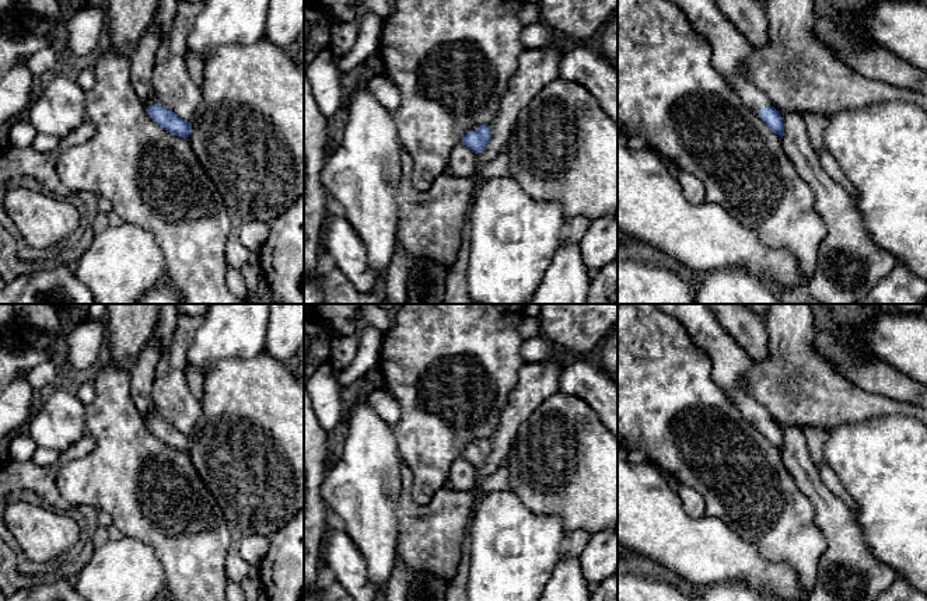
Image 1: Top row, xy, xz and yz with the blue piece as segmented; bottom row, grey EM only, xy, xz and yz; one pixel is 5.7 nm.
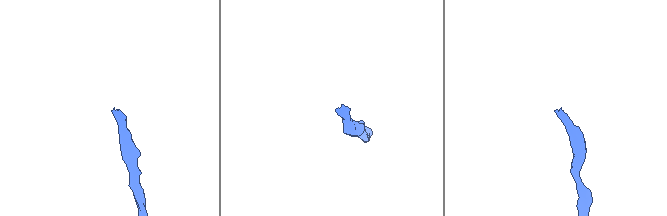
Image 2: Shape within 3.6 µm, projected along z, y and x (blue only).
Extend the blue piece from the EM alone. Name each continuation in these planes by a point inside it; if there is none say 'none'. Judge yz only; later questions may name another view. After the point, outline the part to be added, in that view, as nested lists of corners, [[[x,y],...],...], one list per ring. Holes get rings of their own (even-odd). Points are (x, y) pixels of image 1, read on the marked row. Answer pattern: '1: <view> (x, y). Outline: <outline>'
1: yz (730, 49). Outline: [[[668,0],[679,6],[692,27],[710,45],[714,69],[734,87],[741,101],[756,115],[770,101],[745,76],[744,62],[752,52],[749,42],[718,10],[714,0]]]

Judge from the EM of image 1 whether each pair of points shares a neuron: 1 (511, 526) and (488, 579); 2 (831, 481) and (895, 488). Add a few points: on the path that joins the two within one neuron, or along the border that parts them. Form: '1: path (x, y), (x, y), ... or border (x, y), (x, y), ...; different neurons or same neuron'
1: path (509, 538), (507, 559), (500, 566); same neuron
2: border (825, 463), (854, 502), (853, 512); different neurons

